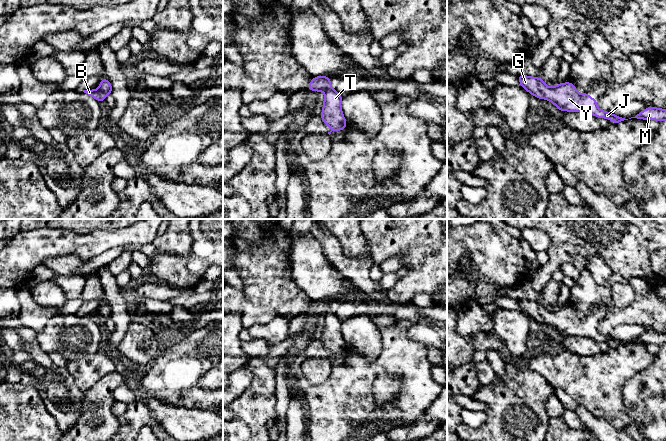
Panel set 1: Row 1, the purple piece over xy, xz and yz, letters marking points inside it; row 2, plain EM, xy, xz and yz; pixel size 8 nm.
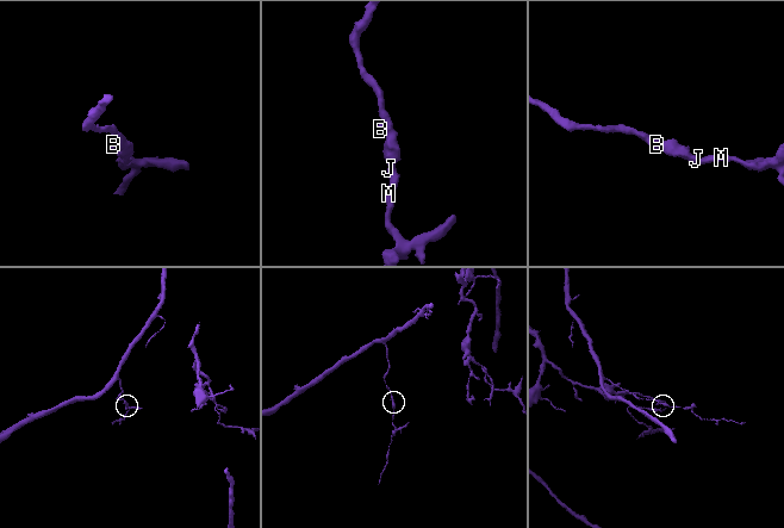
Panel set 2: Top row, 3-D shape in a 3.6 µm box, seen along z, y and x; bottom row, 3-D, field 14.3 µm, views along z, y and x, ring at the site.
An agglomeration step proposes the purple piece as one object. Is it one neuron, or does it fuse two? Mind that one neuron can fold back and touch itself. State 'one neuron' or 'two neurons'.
one neuron

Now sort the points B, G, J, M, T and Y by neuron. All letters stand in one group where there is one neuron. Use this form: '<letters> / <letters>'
B G J M T Y

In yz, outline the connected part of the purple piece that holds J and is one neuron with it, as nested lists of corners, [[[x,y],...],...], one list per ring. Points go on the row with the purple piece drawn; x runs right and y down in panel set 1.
[[[518,74],[520,81],[520,86],[527,90],[531,95],[542,100],[546,100],[553,103],[560,111],[569,111],[569,112],[583,112],[585,114],[595,115],[597,118],[610,119],[614,124],[618,124],[621,121],[628,120],[620,116],[616,116],[611,112],[602,111],[597,106],[597,100],[593,99],[586,92],[579,94],[576,90],[576,86],[570,82],[565,82],[557,84],[555,87],[548,87],[542,78],[530,77],[527,75]]]

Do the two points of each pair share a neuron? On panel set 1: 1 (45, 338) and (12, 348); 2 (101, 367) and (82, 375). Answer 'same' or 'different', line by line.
1: different
2: same

